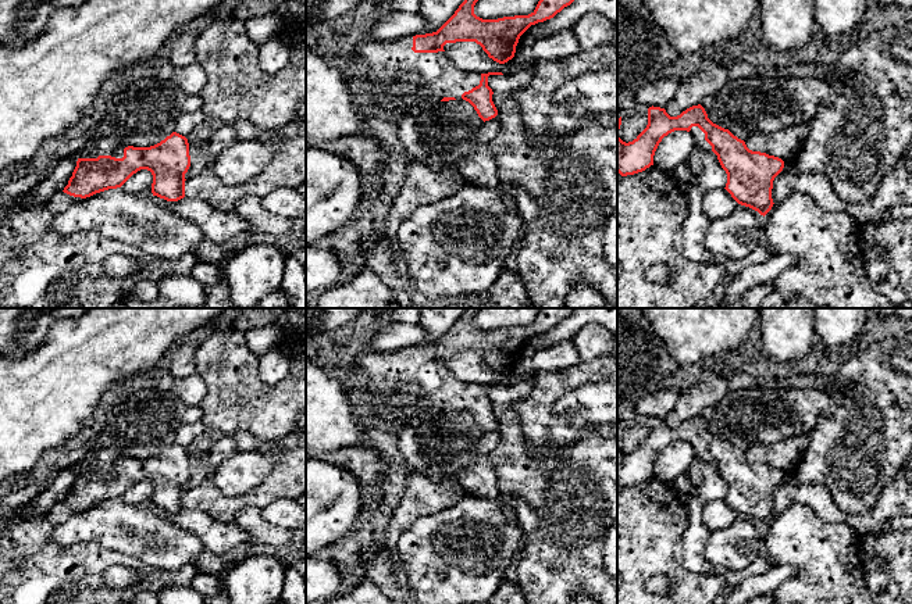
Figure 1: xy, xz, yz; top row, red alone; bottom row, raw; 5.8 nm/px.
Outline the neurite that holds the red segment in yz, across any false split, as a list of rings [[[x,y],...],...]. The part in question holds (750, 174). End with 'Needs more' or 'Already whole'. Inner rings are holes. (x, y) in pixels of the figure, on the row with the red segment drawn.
[[[701,104],[677,117],[670,117],[665,108],[649,107],[646,128],[628,143],[619,137],[620,125],[621,117],[617,118],[617,172],[621,176],[642,172],[653,165],[653,156],[662,139],[674,131],[687,131],[703,154],[713,151],[717,156],[727,174],[724,189],[738,204],[763,217],[772,210],[773,181],[783,171],[784,161],[749,150],[744,140],[713,124]]]. Needs more

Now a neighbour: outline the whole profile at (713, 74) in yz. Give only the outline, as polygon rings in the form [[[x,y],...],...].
[[[742,43],[706,51],[701,68],[678,83],[676,94],[665,107],[666,112],[677,117],[701,104],[705,97],[715,96],[727,83],[730,67],[742,51]]]

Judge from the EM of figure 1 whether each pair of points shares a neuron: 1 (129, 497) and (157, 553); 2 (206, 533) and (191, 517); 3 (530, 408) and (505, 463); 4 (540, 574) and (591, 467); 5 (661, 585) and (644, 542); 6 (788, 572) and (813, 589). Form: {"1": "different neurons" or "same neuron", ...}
{"1": "different neurons", "2": "same neuron", "3": "different neurons", "4": "same neuron", "5": "different neurons", "6": "different neurons"}

